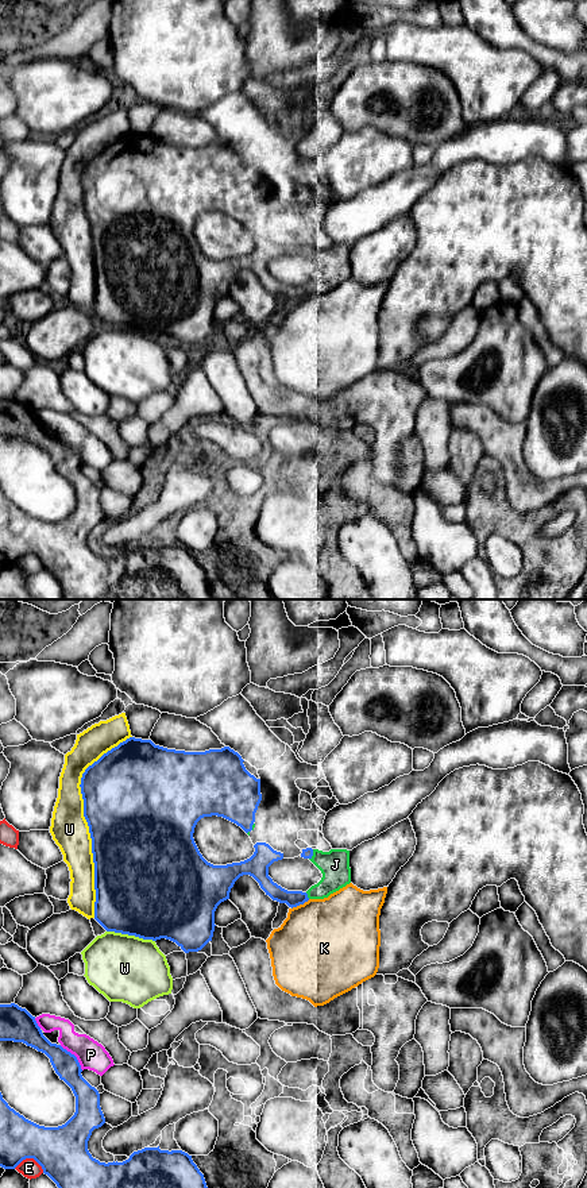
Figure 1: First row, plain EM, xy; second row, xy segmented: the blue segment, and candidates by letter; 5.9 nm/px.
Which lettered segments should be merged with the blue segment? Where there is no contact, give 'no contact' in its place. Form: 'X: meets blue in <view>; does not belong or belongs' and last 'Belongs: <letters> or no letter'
E: meets blue in xy; does not belong
J: meets blue in xy; belongs
K: meets blue in xy; does not belong
P: meets blue in xy; does not belong
U: meets blue in xy; does not belong
W: meets blue in xy; does not belong
Belongs: J

